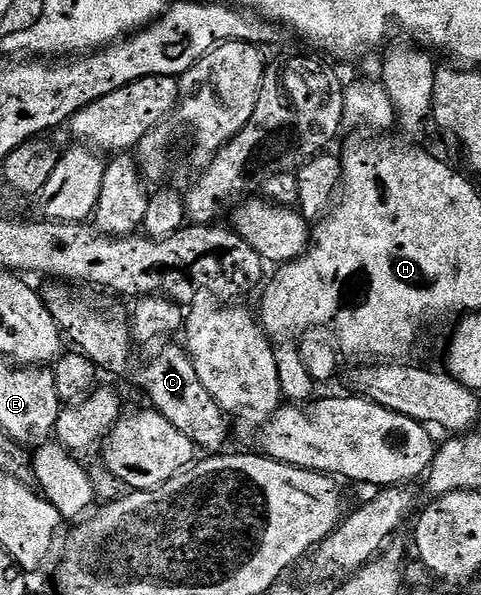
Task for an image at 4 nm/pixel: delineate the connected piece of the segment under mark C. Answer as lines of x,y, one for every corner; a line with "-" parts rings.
181,345
164,347
159,352
158,358
152,359
143,368
142,390
154,401
151,402
153,409
158,410
184,436
188,436
188,440
192,440
199,451
218,452
225,447
222,445
230,438
230,426
226,423
228,415
225,410
220,408
220,404
216,404
216,400
212,400
208,388
204,388
204,384
200,384
200,376
196,376
196,368
192,364
190,355
186,353

